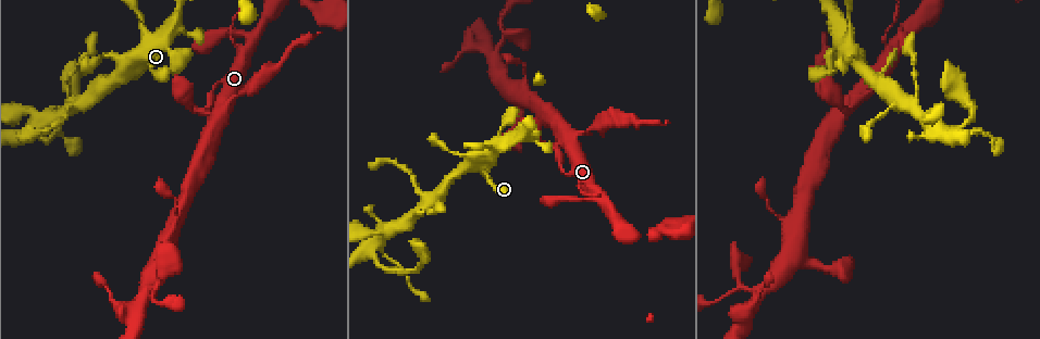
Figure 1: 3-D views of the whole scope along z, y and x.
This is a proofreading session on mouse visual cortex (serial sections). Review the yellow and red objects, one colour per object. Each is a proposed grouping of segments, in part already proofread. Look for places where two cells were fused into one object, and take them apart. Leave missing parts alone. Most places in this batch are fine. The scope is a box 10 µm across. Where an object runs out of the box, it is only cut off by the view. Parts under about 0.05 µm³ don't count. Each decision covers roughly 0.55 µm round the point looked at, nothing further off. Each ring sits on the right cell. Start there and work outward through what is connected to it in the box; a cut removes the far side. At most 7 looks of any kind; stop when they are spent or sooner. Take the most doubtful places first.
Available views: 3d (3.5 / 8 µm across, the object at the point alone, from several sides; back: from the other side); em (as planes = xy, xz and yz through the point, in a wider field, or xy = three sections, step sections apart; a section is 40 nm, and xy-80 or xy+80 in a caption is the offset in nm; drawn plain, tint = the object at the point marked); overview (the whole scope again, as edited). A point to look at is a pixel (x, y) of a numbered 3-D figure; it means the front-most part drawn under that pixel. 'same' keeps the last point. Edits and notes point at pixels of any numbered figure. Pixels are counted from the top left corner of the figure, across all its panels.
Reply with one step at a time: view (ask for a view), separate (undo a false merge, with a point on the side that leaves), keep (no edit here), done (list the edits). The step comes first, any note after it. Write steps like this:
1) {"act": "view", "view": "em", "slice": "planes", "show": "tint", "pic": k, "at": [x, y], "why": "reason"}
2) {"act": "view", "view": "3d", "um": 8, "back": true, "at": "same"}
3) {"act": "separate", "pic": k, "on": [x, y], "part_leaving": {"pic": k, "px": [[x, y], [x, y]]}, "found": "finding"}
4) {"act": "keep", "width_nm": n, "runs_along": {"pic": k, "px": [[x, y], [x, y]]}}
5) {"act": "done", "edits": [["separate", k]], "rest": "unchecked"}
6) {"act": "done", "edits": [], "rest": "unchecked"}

{"act": "view", "view": "3d", "um": 3.5, "pic": 1, "at": [83, 100], "why": "thin arm on a thick one"}

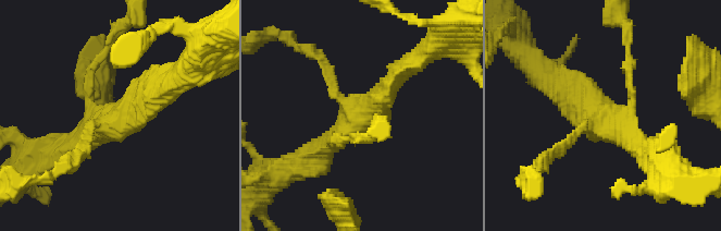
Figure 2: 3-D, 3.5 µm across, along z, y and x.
{"act": "view", "view": "em", "slice": "xy", "step": 5, "show": "tint", "pic": 2, "at": [605, 118], "arms": 4, "arm_widths_nm": [100, 150, 300, 350], "why": "now the EM"}

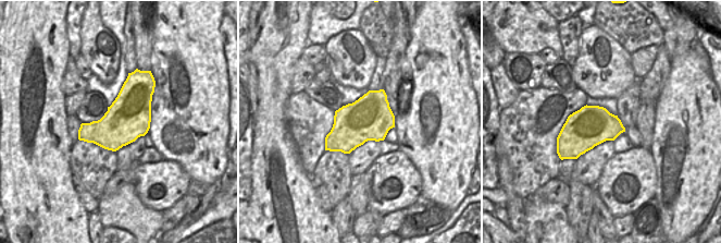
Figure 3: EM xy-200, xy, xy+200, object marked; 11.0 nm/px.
{"act": "keep", "runs_along": {"pic": 2, "px": [[408, 64], [374, 107], [314, 157]]}, "found": "all the same cell"}

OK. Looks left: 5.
{"act": "view", "view": "3d", "um": 3.5, "pic": 1, "at": [161, 44], "why": "small branch off a trunk"}

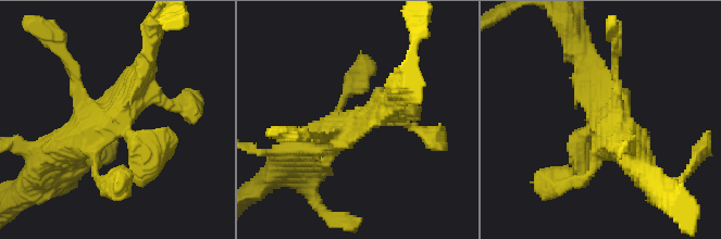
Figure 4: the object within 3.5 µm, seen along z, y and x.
{"act": "view", "view": "em", "slice": "xy", "step": 2, "show": "tint", "pic": 4, "at": [114, 120], "why": "need the tissue"}

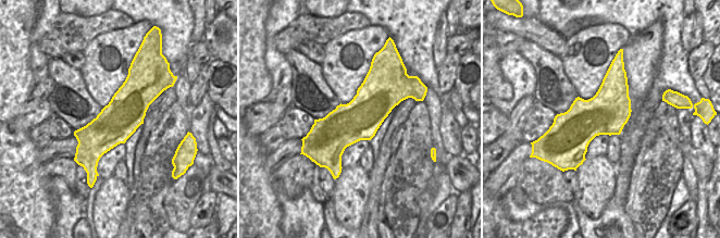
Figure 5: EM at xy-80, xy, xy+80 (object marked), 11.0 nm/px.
{"act": "view", "view": "em", "slice": "xy", "step": 5, "show": "tint", "at": "same", "why": "another direction"}

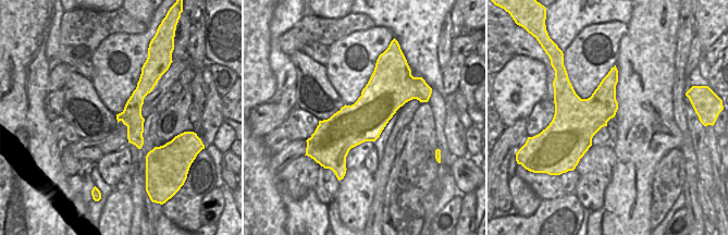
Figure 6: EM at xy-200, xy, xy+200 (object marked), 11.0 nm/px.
{"act": "keep", "width_nm": 460, "runs_along": {"pic": 4, "px": [[60, 154], [123, 111], [147, 61]]}, "found": "all the same cell"}

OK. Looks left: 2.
{"act": "view", "view": "3d", "um": 3.5, "pic": 1, "at": [505, 39], "why": "three arms meet"}

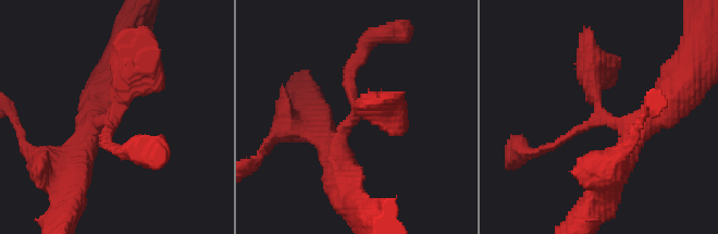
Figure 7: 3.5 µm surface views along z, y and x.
{"act": "view", "view": "em", "slice": "xy", "step": 1, "show": "tint", "pic": 7, "at": [117, 105], "arms": 3, "arm_widths_nm": [100, 400, 400]}

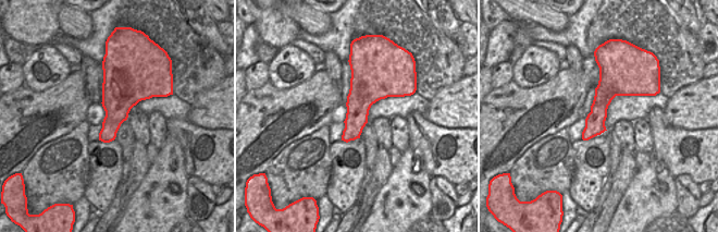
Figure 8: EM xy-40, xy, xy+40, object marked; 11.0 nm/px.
{"act": "keep", "found": "one cell here"}

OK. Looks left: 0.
{"act": "done", "edits": [], "rest": "unchecked"}

